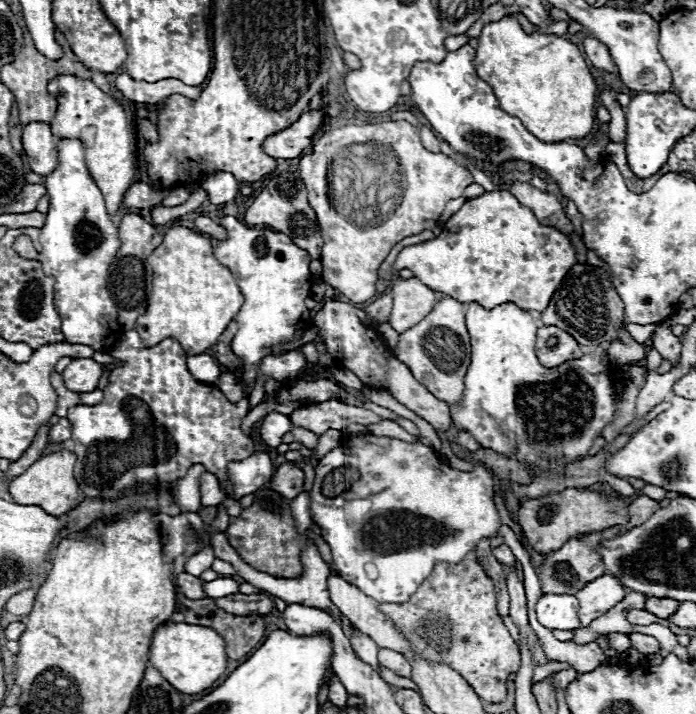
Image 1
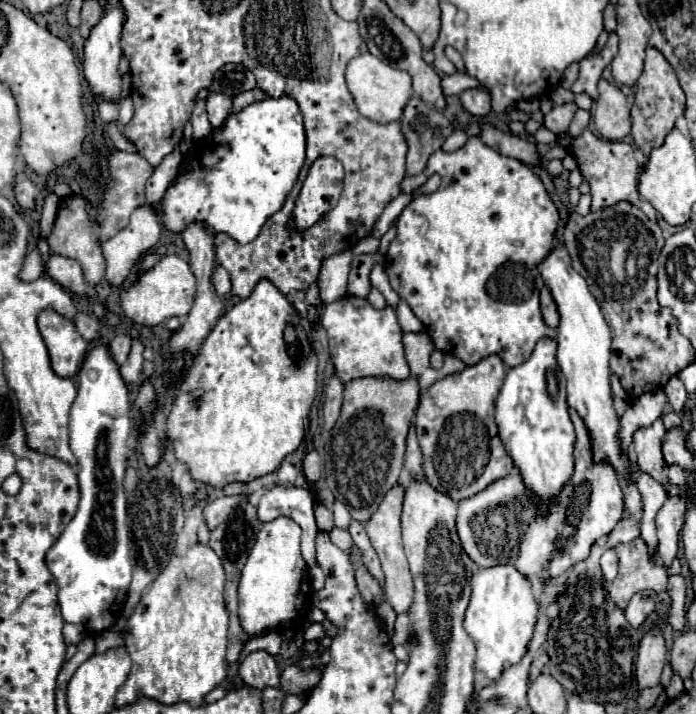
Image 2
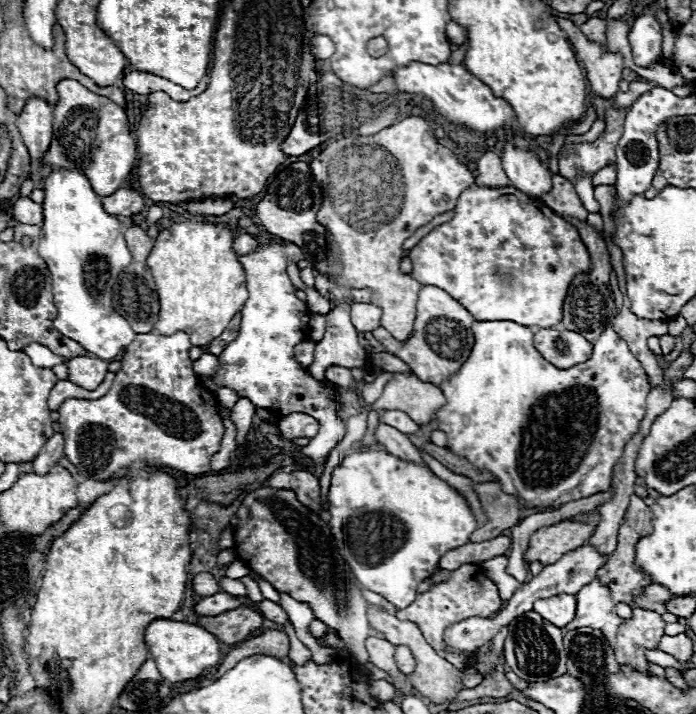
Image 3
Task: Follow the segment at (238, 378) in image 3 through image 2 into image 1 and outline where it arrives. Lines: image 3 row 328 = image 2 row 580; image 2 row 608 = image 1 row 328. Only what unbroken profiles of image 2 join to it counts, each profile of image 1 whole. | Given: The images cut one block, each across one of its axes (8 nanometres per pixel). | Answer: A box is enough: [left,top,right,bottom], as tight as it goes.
[214,216,312,388]

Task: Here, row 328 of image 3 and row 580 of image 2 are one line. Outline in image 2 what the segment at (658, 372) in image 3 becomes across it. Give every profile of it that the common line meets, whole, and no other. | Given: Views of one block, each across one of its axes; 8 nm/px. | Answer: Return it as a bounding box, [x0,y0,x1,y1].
[608,538,668,610]

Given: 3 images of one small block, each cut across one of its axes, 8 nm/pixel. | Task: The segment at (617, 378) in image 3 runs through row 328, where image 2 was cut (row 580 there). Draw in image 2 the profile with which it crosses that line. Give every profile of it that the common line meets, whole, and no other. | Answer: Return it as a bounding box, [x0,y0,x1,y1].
[464,548,618,680]

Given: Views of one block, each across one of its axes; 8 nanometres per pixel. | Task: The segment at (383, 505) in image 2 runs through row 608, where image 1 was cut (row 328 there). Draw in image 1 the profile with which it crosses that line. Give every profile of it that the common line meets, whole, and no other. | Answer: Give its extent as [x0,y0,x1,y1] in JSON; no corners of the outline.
[390,276,438,332]

